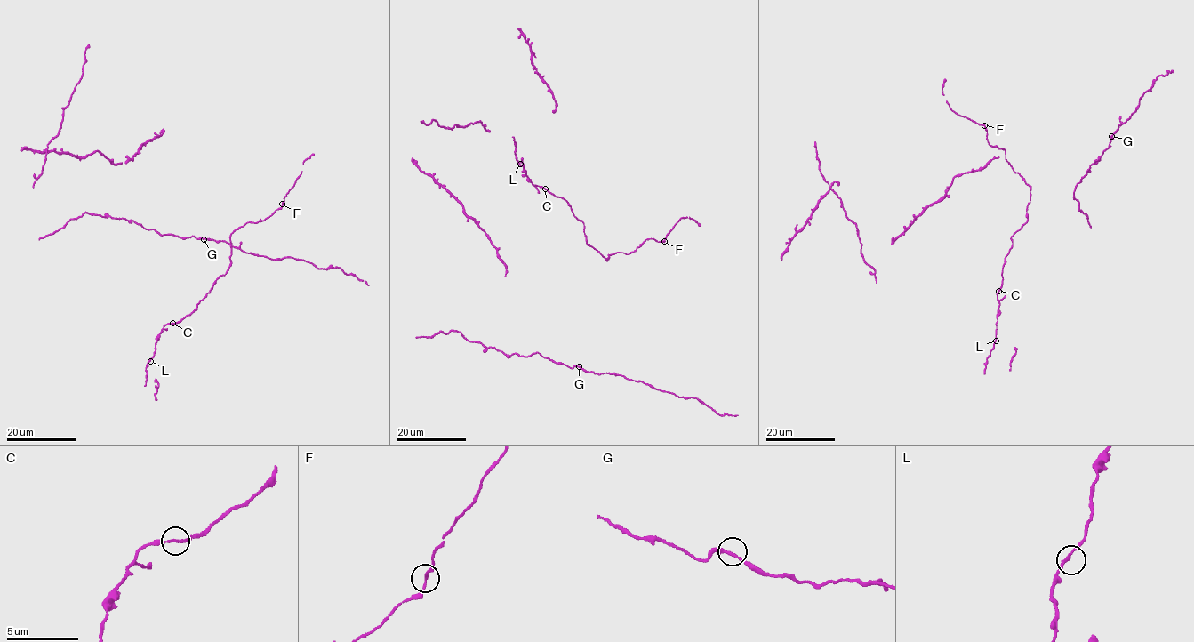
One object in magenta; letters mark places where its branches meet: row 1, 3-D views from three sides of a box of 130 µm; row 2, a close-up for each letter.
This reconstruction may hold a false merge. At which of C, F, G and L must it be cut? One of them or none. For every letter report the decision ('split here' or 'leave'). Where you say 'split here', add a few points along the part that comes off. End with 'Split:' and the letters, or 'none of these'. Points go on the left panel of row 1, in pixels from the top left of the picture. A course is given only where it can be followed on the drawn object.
C: leave
F: leave
G: leave
L: leave
Split: none of these

